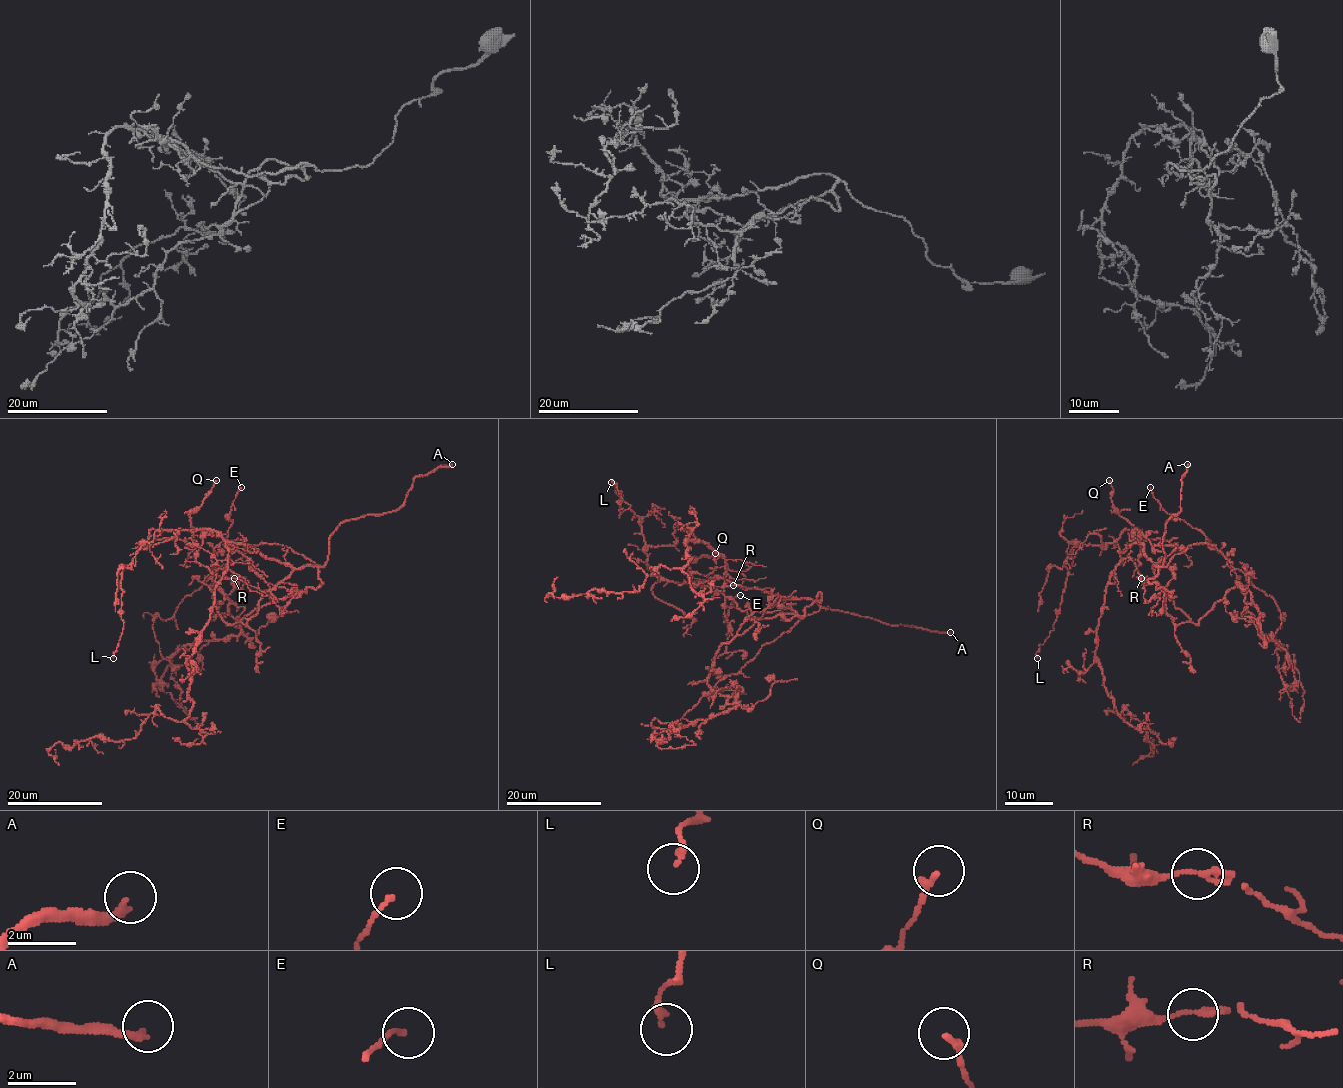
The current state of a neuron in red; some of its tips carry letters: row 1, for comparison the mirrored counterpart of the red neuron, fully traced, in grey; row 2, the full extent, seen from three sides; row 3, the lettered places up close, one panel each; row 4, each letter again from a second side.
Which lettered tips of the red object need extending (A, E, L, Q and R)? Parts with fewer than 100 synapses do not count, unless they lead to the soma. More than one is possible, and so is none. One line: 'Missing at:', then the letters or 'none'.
Missing at: A

